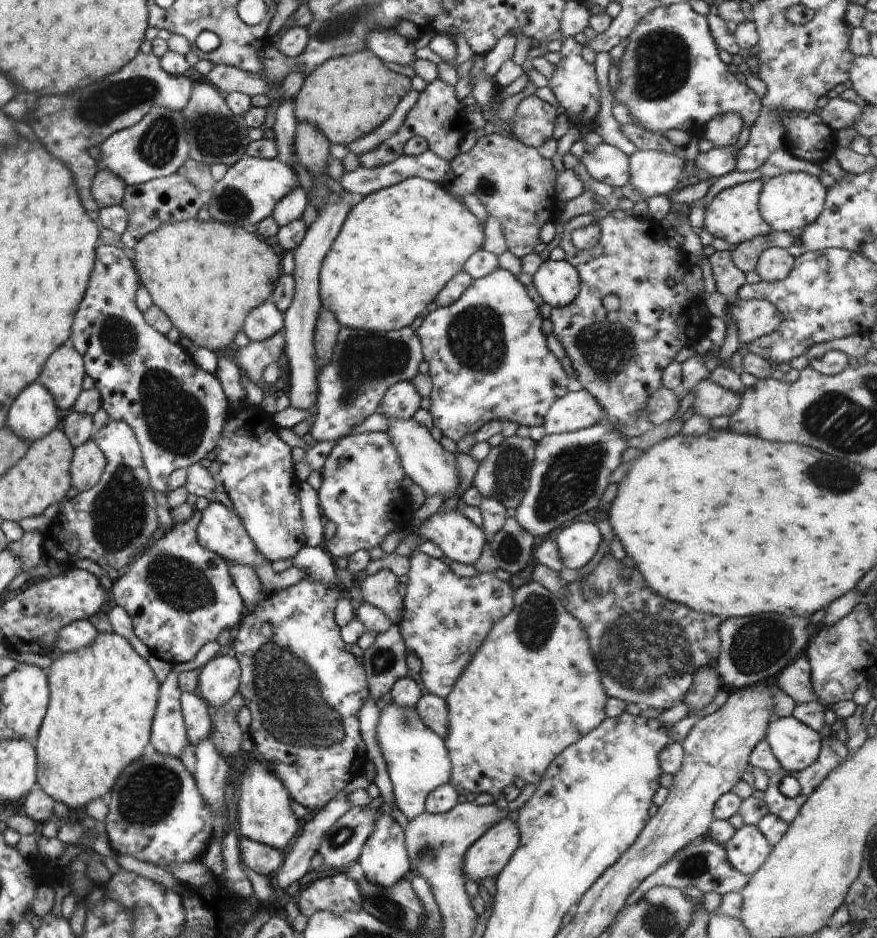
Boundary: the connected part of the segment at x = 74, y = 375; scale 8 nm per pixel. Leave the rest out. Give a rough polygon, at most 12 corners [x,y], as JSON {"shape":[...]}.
{"shape":[[62,345],[45,362],[41,382],[70,410],[82,392],[84,363]]}

